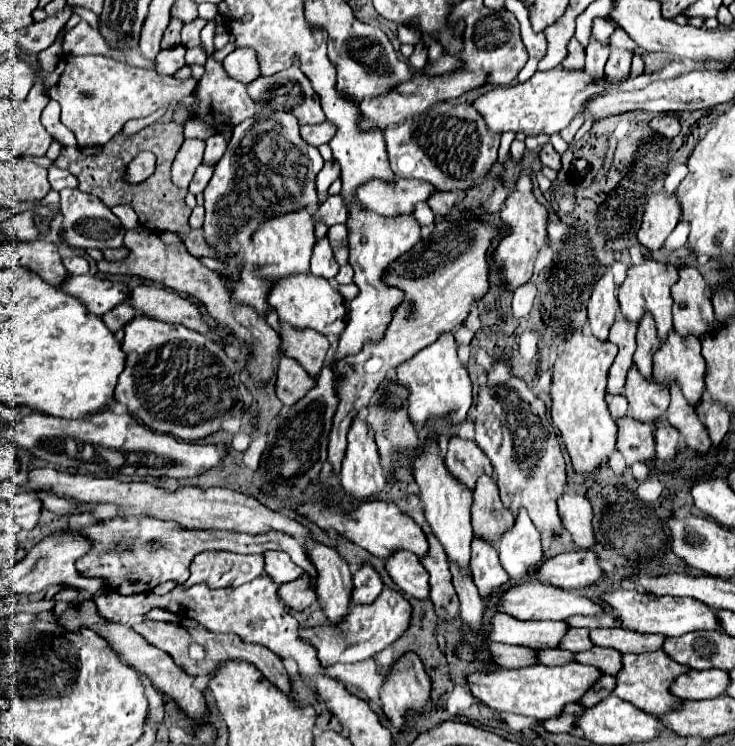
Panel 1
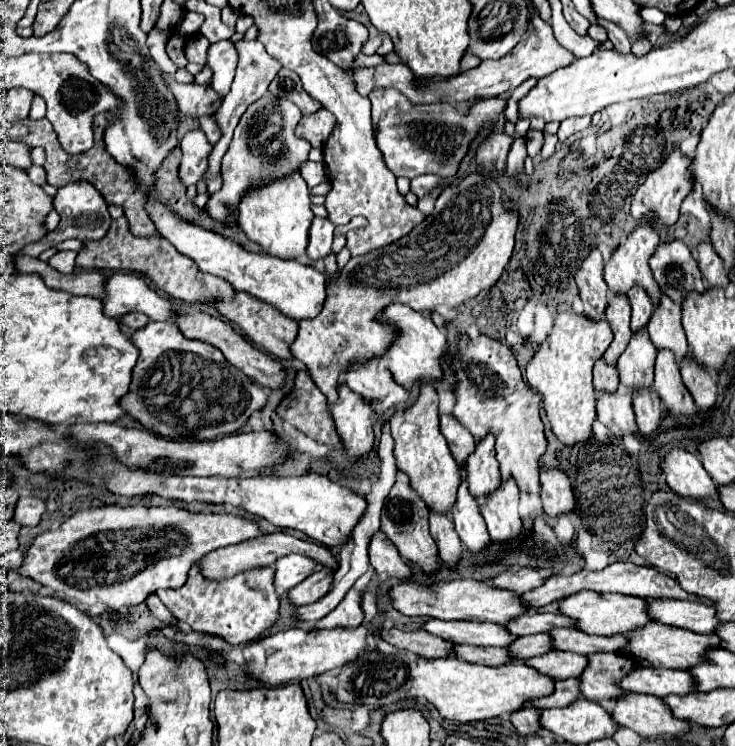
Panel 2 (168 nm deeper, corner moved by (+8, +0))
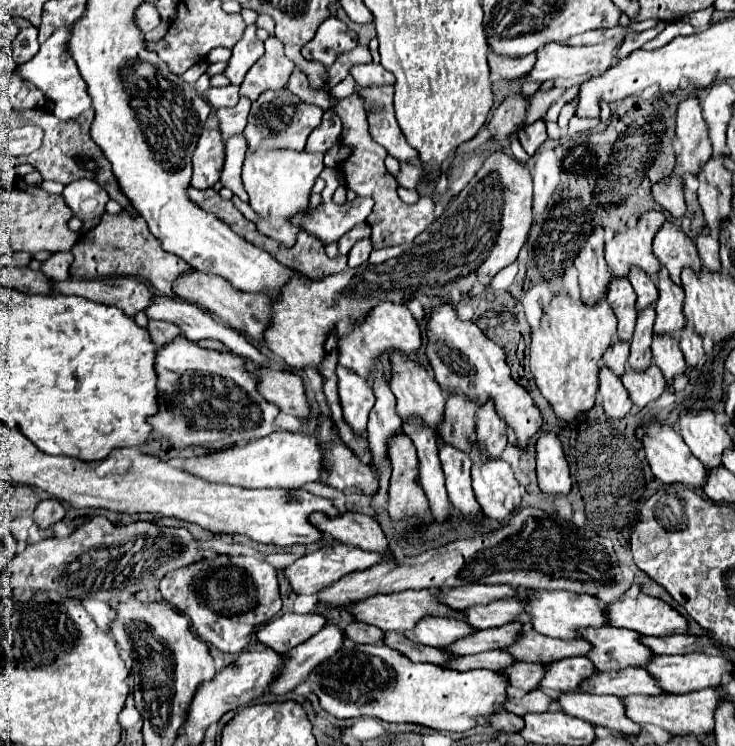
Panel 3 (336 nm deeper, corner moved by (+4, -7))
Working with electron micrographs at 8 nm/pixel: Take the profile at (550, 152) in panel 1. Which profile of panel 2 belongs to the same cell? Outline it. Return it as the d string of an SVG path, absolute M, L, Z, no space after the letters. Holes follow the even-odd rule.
M528 130L526 132L526 148L528 148L528 156L534 158L540 150L542 150L542 142L544 142L544 134L538 130Z

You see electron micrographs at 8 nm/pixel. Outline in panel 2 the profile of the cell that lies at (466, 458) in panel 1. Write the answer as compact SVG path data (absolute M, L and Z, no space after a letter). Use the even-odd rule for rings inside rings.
M440 414L440 430L448 440L454 460L462 464L474 452L474 446L476 446L472 434L464 430L464 426L460 426L460 422L456 422L452 414Z

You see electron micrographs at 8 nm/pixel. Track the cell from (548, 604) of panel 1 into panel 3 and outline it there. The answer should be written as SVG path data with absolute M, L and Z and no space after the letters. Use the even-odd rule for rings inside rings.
M420 589L420 591L400 591L400 593L390 593L390 595L376 595L376 597L368 597L368 601L360 601L358 605L350 607L350 611L354 613L354 617L358 621L376 625L384 631L408 631L414 629L414 625L424 619L424 617L454 617L464 621L464 611L456 611L452 607L448 607L442 599L442 589Z

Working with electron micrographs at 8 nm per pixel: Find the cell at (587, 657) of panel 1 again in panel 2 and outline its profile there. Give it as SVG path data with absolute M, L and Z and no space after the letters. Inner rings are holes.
M550 650L548 654L524 660L524 664L540 670L540 674L550 676L552 680L566 680L566 678L576 678L582 674L586 666L586 656Z

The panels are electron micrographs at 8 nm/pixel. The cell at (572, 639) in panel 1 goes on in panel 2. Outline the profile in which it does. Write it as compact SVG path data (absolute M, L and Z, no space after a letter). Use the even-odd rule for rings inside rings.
M532 634L532 636L522 636L516 638L516 642L512 642L512 646L508 646L508 654L512 654L512 658L532 658L532 656L540 656L546 654L548 650L552 650L552 644L548 642L548 634Z

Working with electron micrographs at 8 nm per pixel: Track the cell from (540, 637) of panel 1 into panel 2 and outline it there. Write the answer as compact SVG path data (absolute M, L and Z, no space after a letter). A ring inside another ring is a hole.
M428 620L422 624L422 630L440 636L452 644L472 644L472 646L508 646L516 640L504 626L492 622L464 622L464 620Z

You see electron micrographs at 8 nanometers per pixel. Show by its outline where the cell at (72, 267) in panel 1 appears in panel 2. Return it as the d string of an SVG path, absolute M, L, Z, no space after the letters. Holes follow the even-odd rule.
M56 252L48 260L48 264L62 274L72 274L74 272L74 260L76 260L76 252Z

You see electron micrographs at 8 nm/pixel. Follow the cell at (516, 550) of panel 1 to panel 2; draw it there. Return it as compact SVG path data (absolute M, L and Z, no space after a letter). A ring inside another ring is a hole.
M514 478L502 480L500 486L482 500L482 516L490 538L504 542L520 536L522 520L518 516L518 486Z

